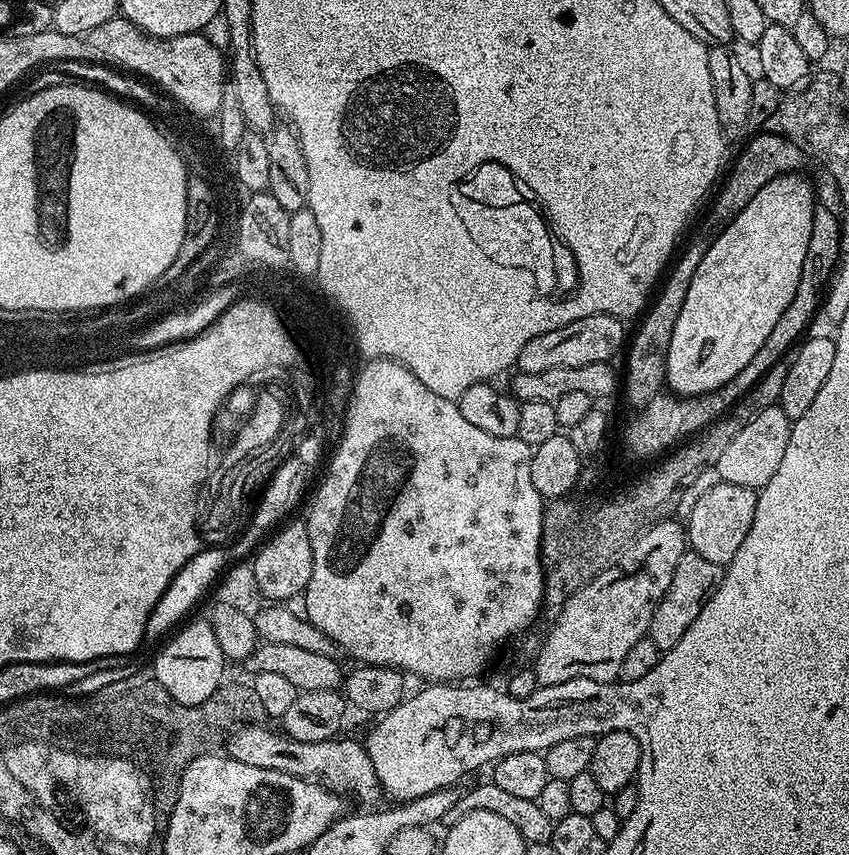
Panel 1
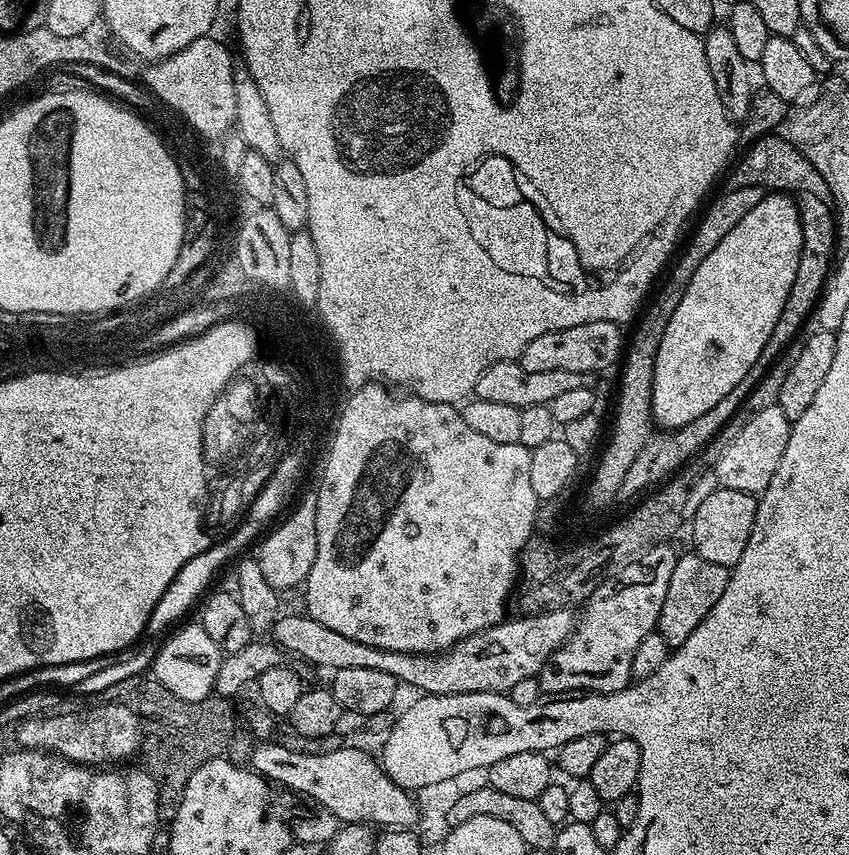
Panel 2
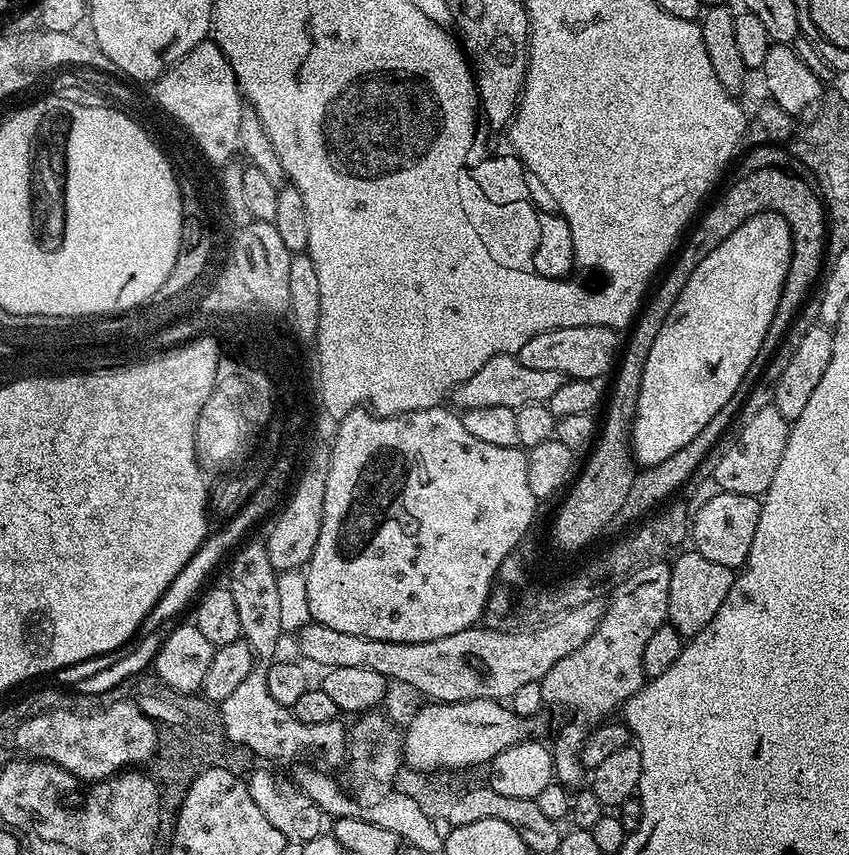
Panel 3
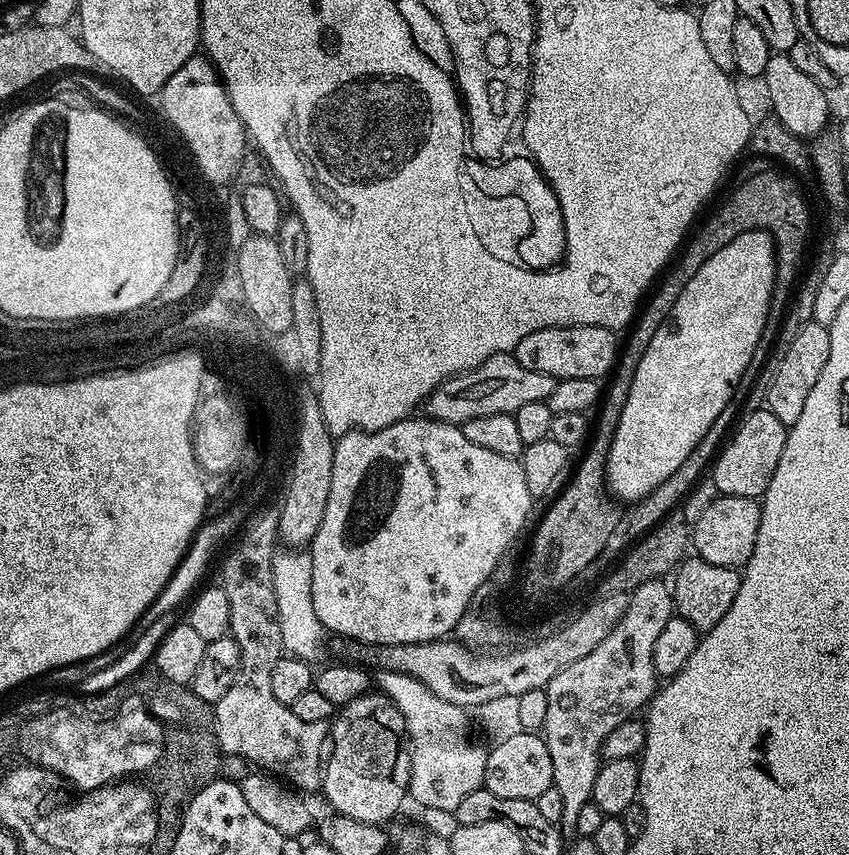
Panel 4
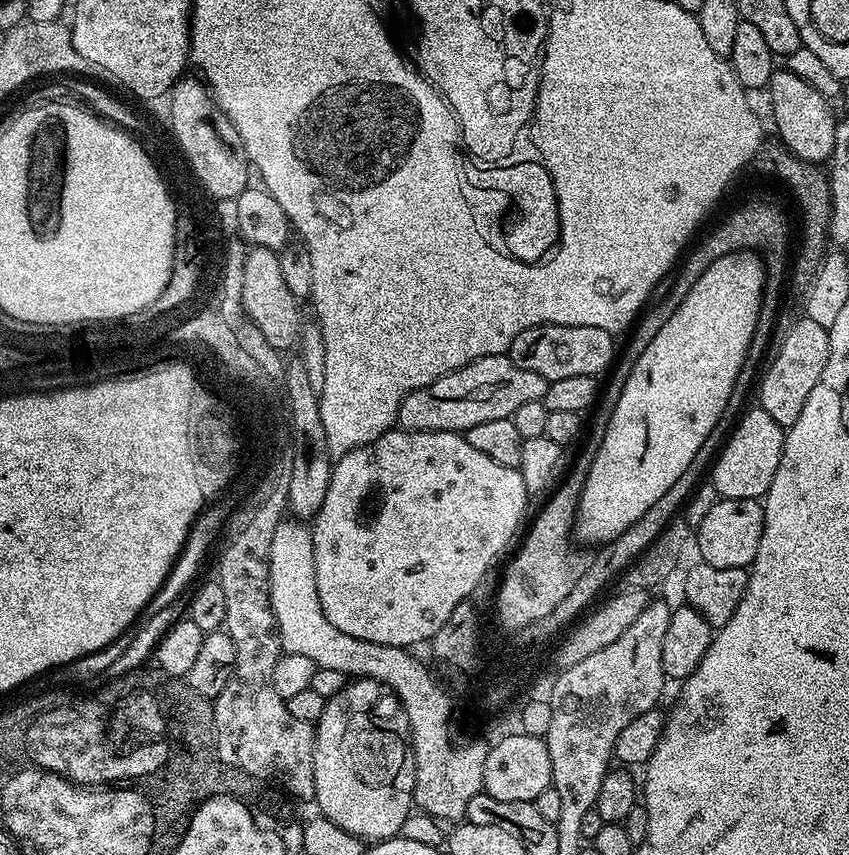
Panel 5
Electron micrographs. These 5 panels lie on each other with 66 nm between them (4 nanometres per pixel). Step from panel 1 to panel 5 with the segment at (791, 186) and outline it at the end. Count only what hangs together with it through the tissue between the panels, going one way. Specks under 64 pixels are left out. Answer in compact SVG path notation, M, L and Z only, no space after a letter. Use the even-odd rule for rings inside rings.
M755 250L734 252L710 262L706 274L690 286L690 294L662 322L662 330L654 334L650 346L630 370L617 402L608 413L608 424L600 437L597 454L586 476L578 502L575 537L586 544L603 546L618 538L622 530L636 527L638 518L682 478L682 473L698 454L718 418L722 418L743 360L747 356L755 327L758 326L760 307L764 305L766 269L761 253Z

